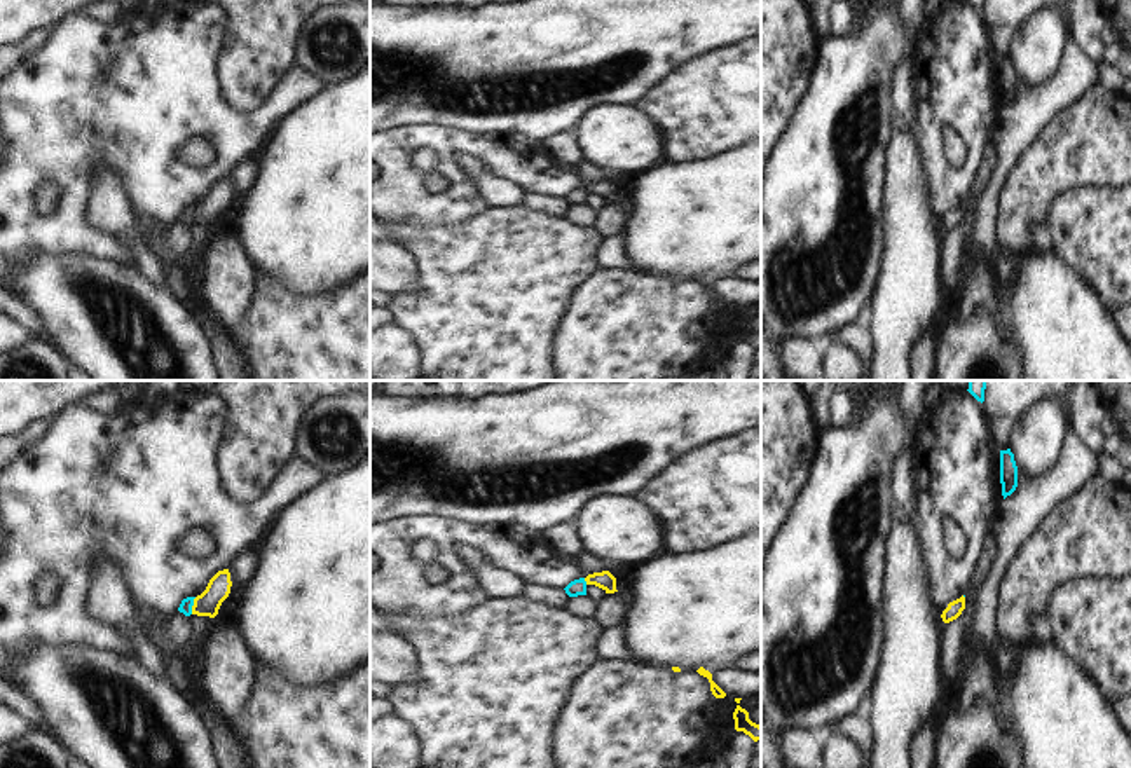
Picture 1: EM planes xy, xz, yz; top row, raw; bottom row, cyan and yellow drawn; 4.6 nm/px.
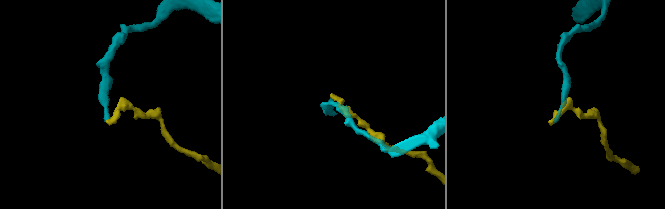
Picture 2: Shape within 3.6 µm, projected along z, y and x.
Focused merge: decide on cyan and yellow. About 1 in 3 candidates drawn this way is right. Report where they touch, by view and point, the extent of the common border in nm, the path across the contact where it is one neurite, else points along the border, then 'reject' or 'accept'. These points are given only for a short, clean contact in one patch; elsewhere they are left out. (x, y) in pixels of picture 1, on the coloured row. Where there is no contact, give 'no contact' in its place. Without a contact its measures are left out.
xy (192, 604) | 80 nm | along xy (196, 597), (191, 613) | reject

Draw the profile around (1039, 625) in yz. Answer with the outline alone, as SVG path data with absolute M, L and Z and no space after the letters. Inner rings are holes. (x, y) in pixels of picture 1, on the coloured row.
M1032 613L1030 614L1030 630L1033 637L1040 642L1054 641L1051 625L1045 616Z

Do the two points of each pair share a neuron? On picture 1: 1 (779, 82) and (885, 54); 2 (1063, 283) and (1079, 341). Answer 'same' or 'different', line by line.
1: different
2: same

